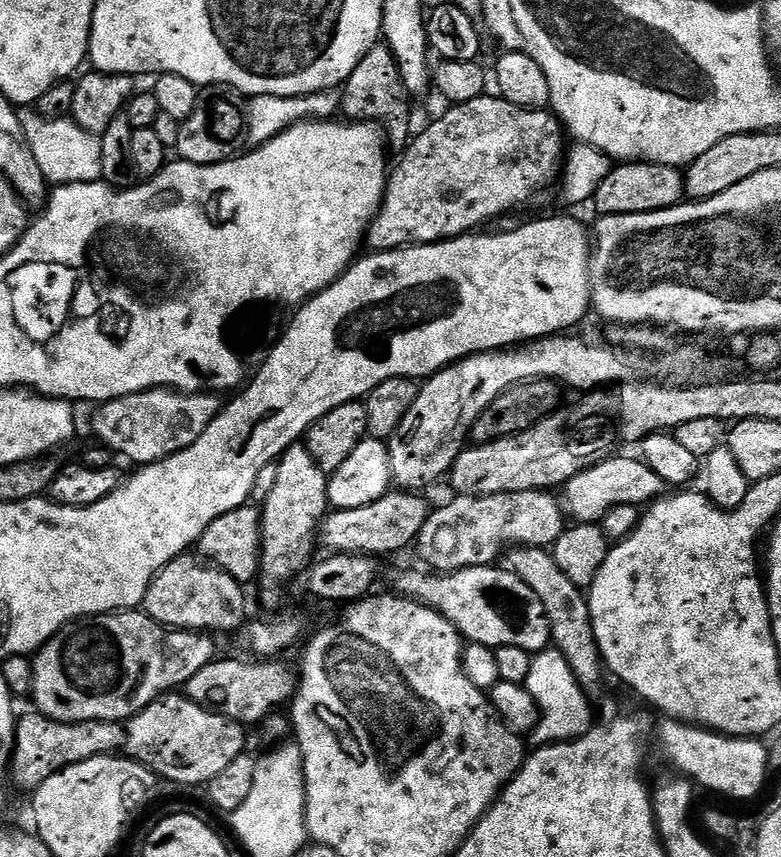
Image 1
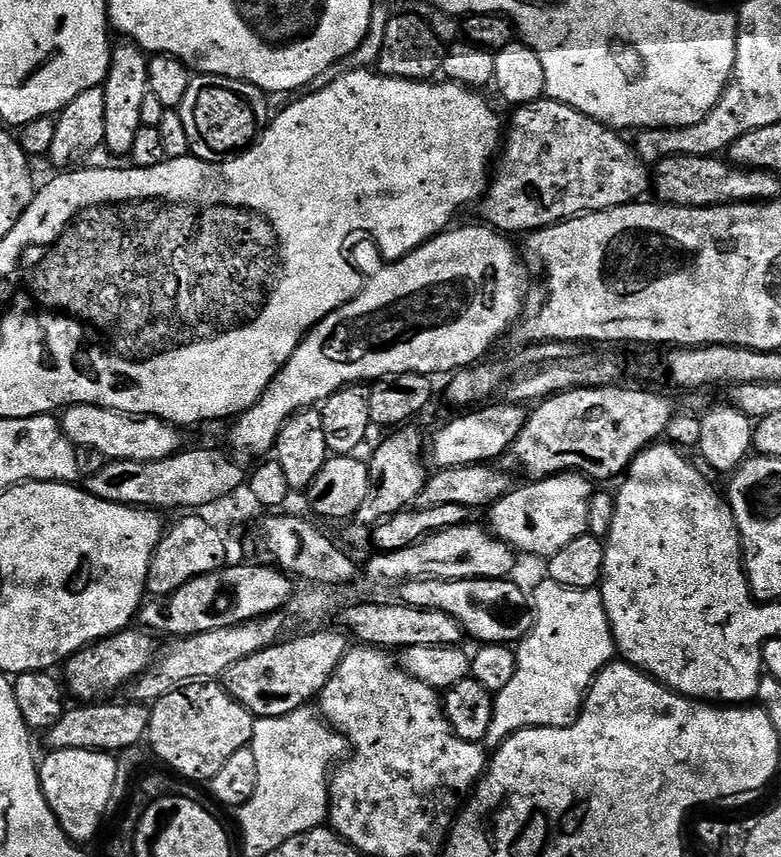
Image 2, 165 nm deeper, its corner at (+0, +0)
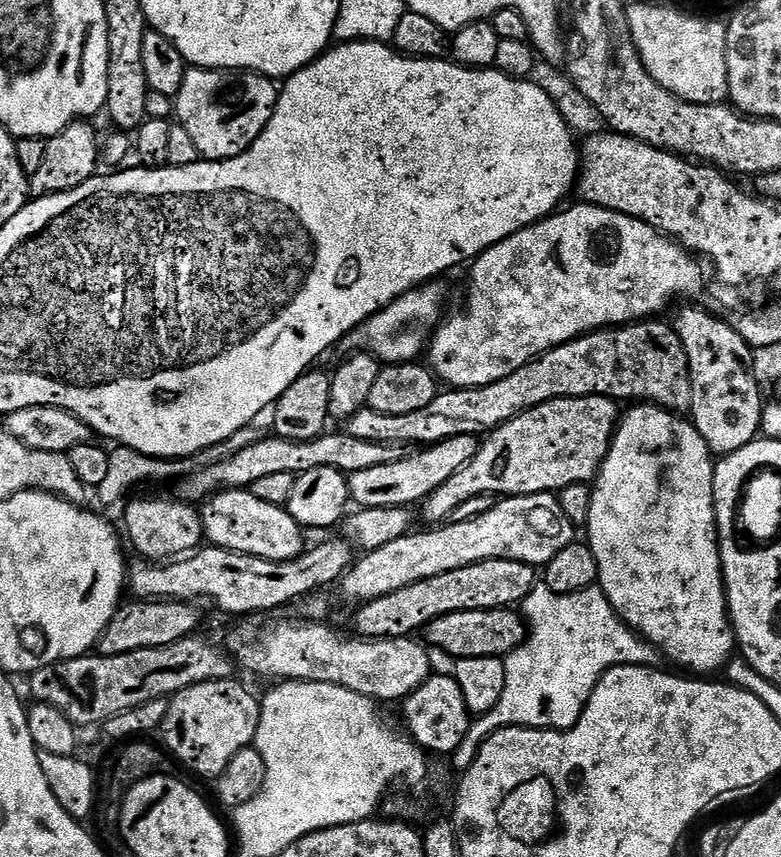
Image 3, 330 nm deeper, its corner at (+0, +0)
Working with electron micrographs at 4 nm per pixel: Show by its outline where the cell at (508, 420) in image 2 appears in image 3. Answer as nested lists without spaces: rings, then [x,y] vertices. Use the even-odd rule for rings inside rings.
[[[451,436],[437,444],[421,447],[413,454],[405,455],[398,462],[386,466],[374,466],[374,470],[358,470],[348,476],[348,495],[353,505],[360,508],[402,508],[419,505],[442,482],[450,482],[462,466],[478,454],[481,441],[475,436]]]

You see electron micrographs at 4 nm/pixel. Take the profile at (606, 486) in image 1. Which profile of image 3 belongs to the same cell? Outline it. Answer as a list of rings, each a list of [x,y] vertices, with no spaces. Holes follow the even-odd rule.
[[[550,492],[500,498],[486,514],[457,524],[445,522],[424,531],[428,532],[413,530],[402,538],[394,538],[394,542],[386,542],[378,550],[363,553],[344,573],[338,589],[346,599],[363,602],[483,560],[517,560],[543,566],[574,540],[574,529],[570,518],[562,514],[560,497]]]

